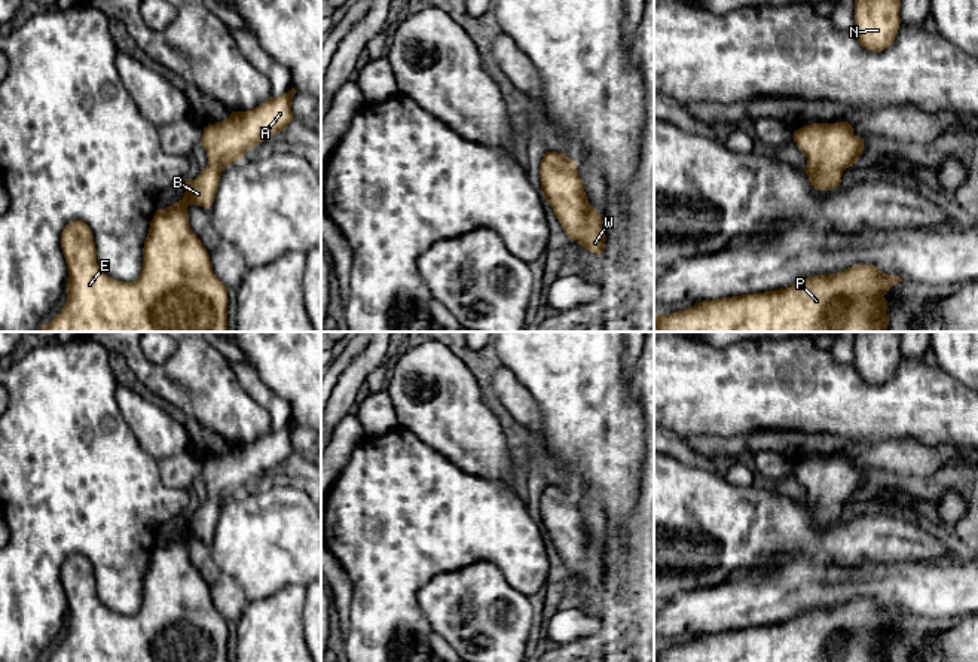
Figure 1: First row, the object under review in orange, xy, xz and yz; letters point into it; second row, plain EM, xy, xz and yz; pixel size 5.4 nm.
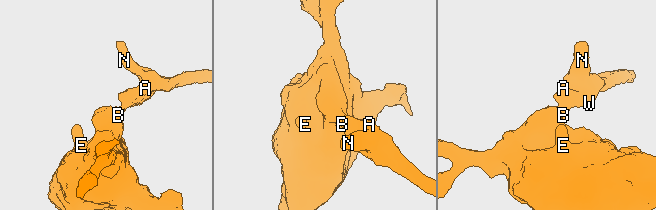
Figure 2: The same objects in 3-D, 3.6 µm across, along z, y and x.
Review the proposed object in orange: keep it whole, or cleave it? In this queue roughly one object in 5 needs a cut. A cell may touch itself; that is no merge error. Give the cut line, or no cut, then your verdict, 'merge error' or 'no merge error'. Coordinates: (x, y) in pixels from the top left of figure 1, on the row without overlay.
cut none; no merge error

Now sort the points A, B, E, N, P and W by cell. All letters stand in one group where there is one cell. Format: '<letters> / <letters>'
A B E N P W

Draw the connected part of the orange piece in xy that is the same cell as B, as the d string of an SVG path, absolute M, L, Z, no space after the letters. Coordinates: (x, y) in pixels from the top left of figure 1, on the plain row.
M291 421L282 430L271 430L266 436L247 445L232 445L230 449L204 461L201 478L208 491L208 498L201 507L186 515L184 530L166 540L156 543L143 582L143 602L134 616L117 614L103 605L97 597L97 582L89 559L80 553L70 555L61 567L61 582L68 602L67 635L61 646L42 662L227 662L227 620L217 611L210 595L210 588L189 556L187 540L210 542L216 531L221 504L241 494L253 481L273 470L294 452L291 433L297 424Z

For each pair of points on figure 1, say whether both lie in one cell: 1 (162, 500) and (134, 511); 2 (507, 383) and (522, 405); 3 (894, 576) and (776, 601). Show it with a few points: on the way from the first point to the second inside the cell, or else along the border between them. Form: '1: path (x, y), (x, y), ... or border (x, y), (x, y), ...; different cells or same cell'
1: path (155, 503), (141, 505); same cell
2: path (507, 389), (516, 399); same cell
3: path (864, 580), (806, 586); same cell

